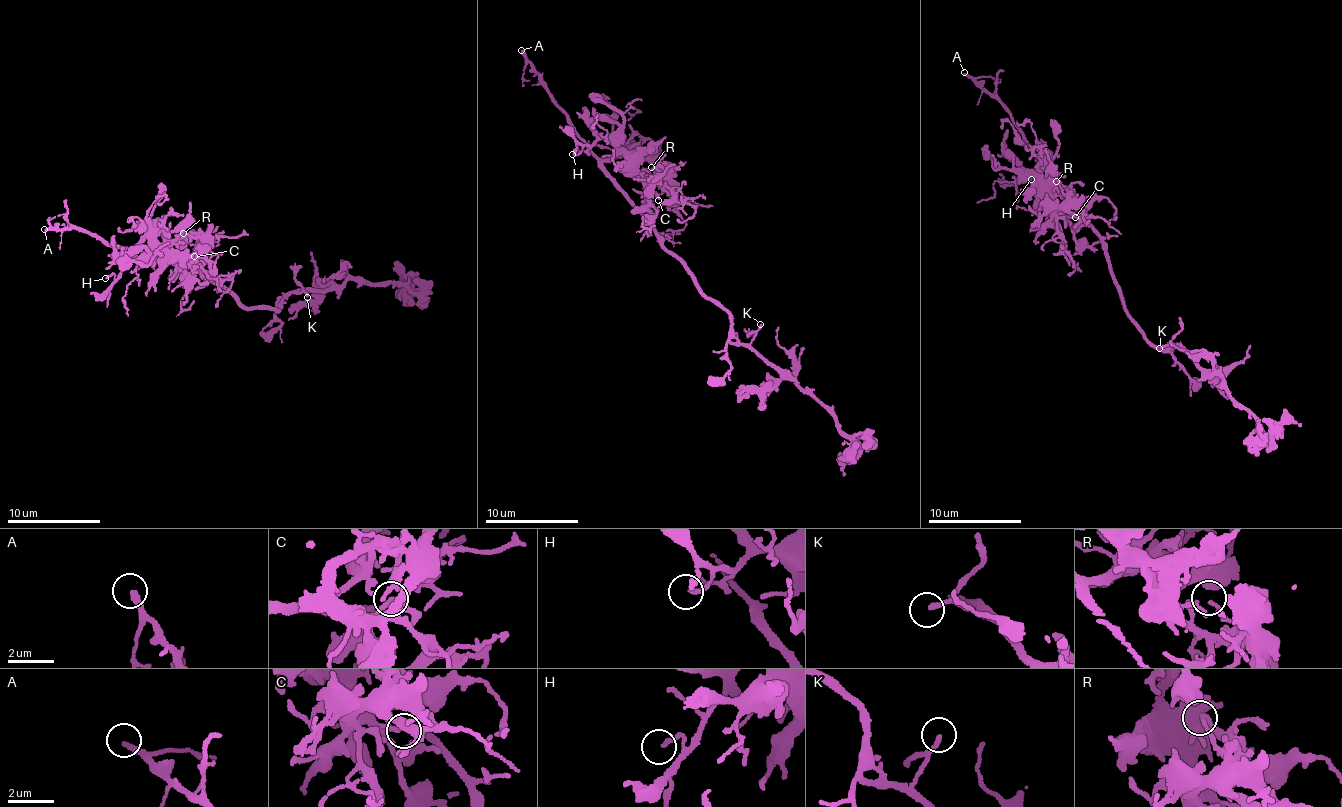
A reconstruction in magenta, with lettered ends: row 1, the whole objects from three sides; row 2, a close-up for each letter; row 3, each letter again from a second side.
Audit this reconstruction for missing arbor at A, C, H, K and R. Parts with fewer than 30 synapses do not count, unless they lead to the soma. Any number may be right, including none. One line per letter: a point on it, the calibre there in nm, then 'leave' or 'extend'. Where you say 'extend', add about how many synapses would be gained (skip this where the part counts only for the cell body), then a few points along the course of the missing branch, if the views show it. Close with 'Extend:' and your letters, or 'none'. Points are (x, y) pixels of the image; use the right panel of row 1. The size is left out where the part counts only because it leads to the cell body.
A: (964, 72) | 240 nm | extend
C: (1075, 217) | 190 nm | leave
H: (1031, 179) | 180 nm | leave
K: (1159, 348) | 200 nm | leave
R: (1056, 181) | 160 nm | leave
Extend: A

